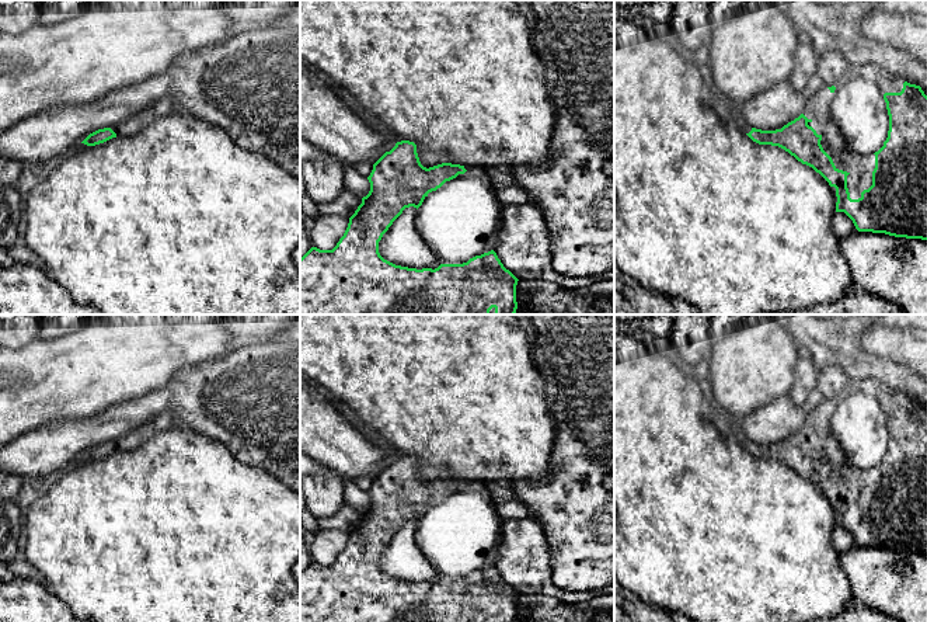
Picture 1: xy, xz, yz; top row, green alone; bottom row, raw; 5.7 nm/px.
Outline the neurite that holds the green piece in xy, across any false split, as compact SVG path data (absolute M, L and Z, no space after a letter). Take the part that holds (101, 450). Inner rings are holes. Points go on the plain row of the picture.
M163 411L121 438L90 448L81 458L87 461L95 461L116 451L132 451L149 441L156 434L165 431L172 424L175 424L174 417L168 411Z

